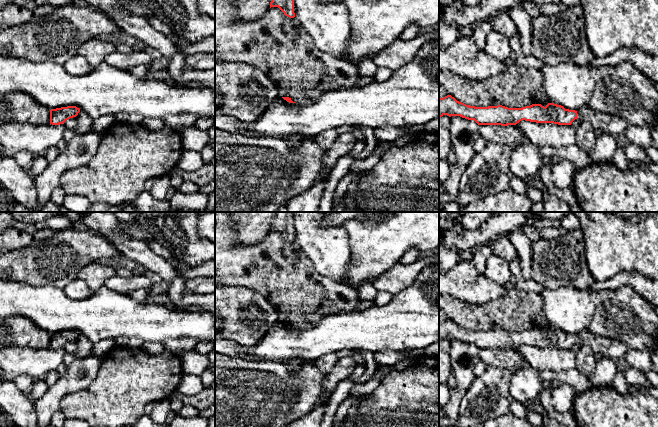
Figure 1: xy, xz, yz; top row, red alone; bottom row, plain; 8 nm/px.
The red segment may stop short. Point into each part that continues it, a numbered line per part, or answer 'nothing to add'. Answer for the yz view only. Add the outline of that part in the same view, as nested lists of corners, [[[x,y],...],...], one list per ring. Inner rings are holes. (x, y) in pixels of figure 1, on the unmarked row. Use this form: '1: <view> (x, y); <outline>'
1: yz (611, 348); [[[588,329],[577,335],[577,343],[580,346],[589,345],[594,354],[601,354],[603,357],[614,359],[618,363],[623,363],[625,354],[632,350],[620,339],[598,336]]]

